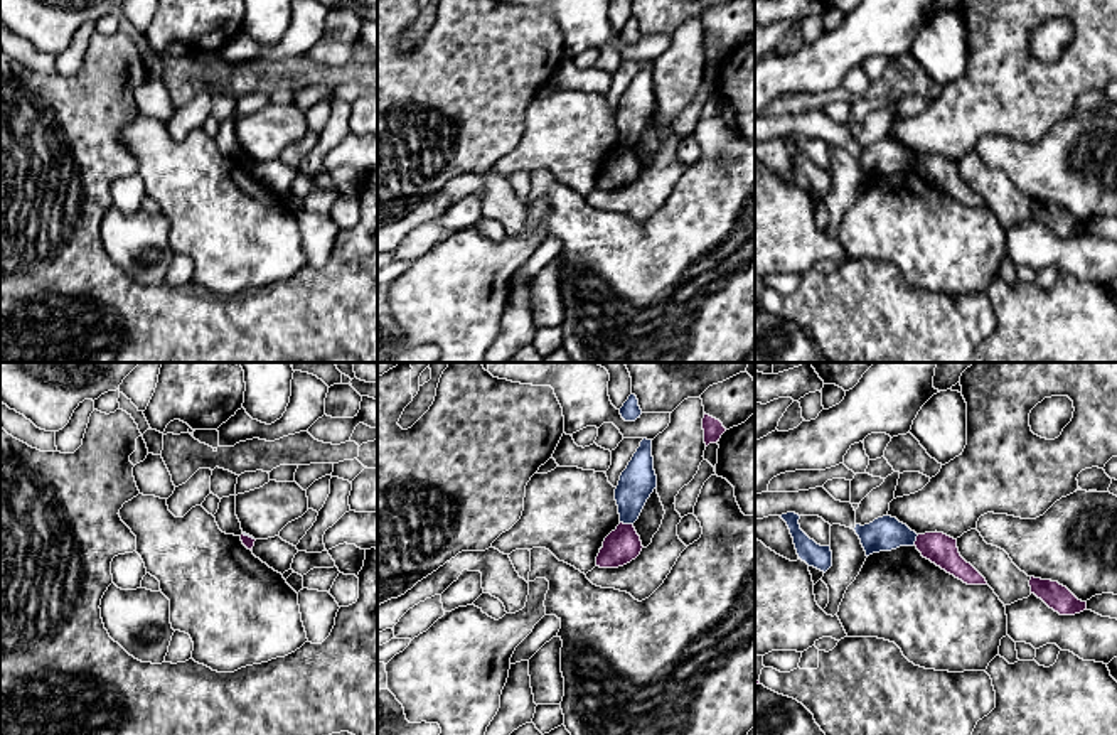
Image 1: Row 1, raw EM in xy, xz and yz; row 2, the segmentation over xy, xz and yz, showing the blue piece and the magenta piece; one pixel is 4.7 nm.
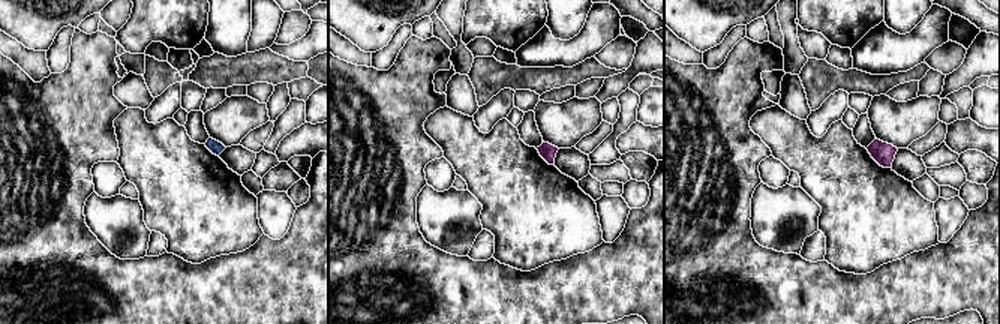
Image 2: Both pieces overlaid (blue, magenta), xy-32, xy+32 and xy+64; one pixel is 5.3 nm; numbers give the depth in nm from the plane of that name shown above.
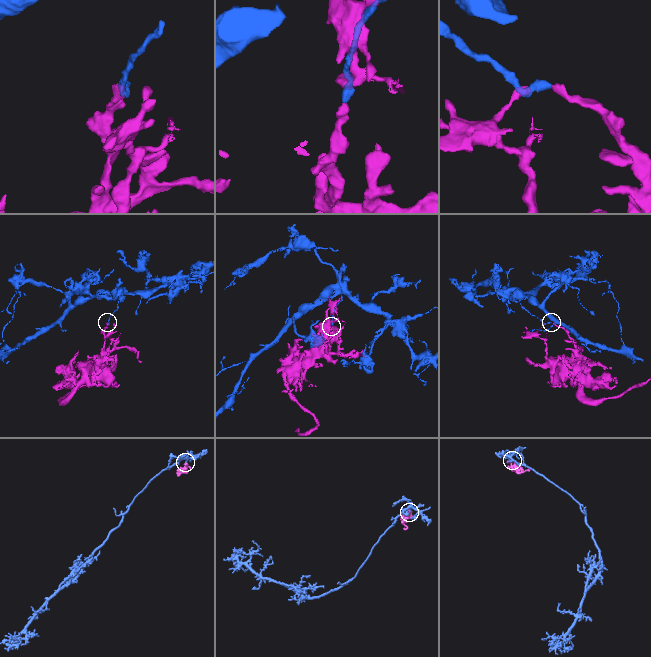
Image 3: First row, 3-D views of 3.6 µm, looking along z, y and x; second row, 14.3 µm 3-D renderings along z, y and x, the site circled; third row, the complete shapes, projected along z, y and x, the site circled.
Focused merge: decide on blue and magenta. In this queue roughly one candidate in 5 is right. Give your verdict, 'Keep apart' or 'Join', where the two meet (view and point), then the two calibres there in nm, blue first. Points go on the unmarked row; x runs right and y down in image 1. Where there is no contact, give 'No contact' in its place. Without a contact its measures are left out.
Keep apart. Touches blue at xz (627, 145). Thickness 170 nm (blue) against 170 nm

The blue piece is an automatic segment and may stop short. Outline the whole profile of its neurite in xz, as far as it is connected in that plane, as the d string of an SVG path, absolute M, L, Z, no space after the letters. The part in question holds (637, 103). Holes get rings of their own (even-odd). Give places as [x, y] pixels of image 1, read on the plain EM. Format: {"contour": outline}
{"contour": "M644 61L615 111L620 145L633 147L655 110L657 98L654 93L652 62Z"}

